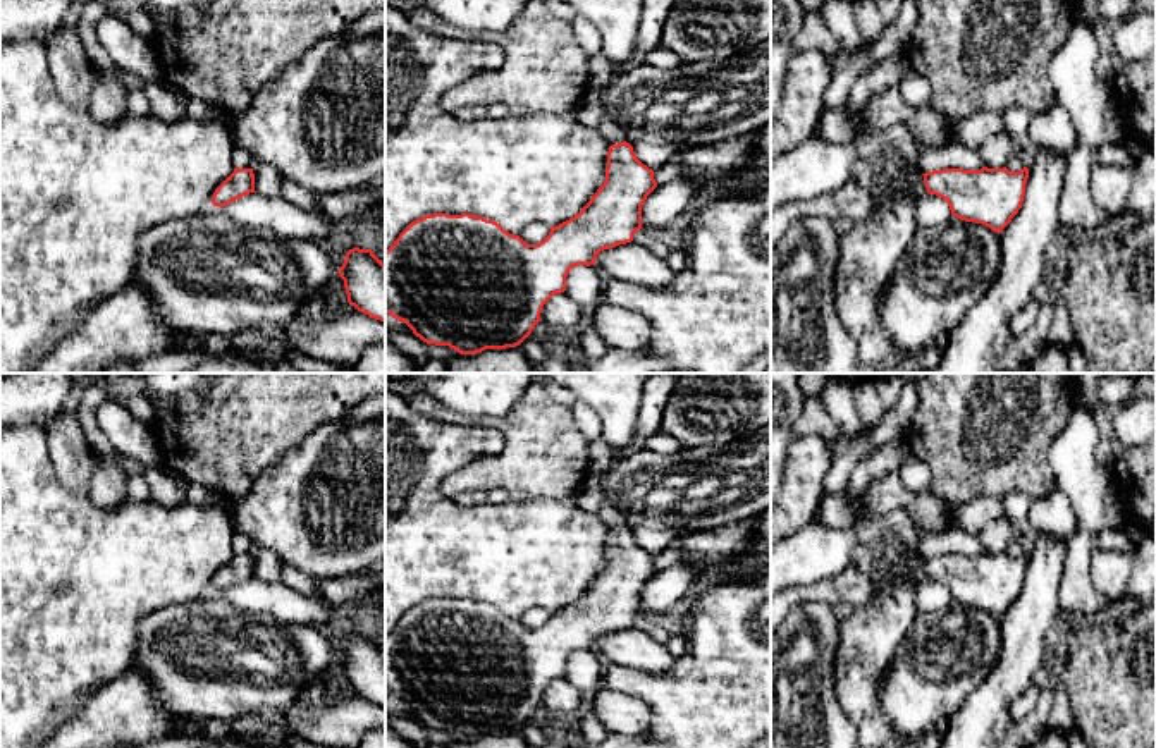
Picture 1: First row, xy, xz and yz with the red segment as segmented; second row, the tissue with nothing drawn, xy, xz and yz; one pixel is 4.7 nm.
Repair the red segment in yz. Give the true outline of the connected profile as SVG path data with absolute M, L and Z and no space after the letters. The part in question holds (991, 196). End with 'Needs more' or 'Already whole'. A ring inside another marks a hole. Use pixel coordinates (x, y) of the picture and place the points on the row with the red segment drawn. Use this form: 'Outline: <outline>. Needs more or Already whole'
Outline: M1006 167L915 172L910 196L917 199L927 193L936 194L948 203L953 217L982 224L999 234L1022 208L1027 179L1027 167L1020 172L1010 172Z. Needs more

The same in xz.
Outline: M606 110L597 127L609 141L606 181L569 220L550 227L538 244L526 244L497 222L478 215L434 213L411 222L385 251L385 313L404 322L427 344L449 346L459 354L477 354L485 349L520 346L540 322L544 304L566 291L566 277L573 267L595 265L597 254L633 241L642 227L642 206L657 187L654 170L643 165L626 141L626 129L616 124Z. Needs more

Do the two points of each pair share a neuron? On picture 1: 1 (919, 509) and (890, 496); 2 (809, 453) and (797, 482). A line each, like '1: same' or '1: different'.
1: same
2: same

